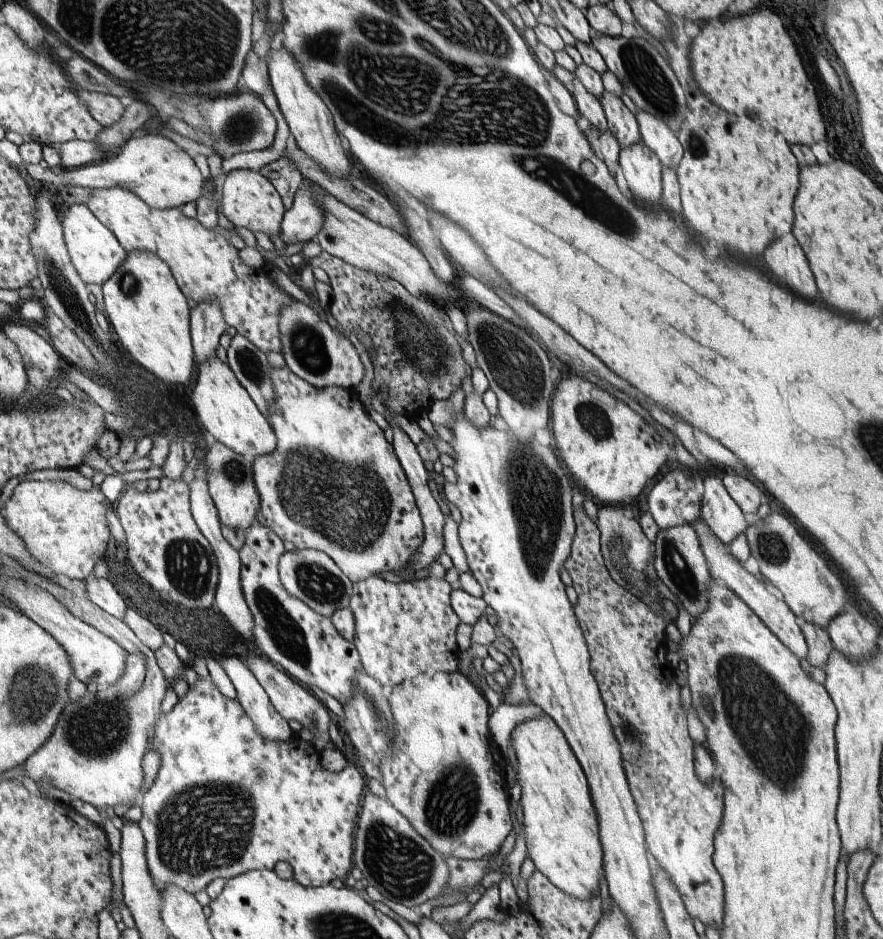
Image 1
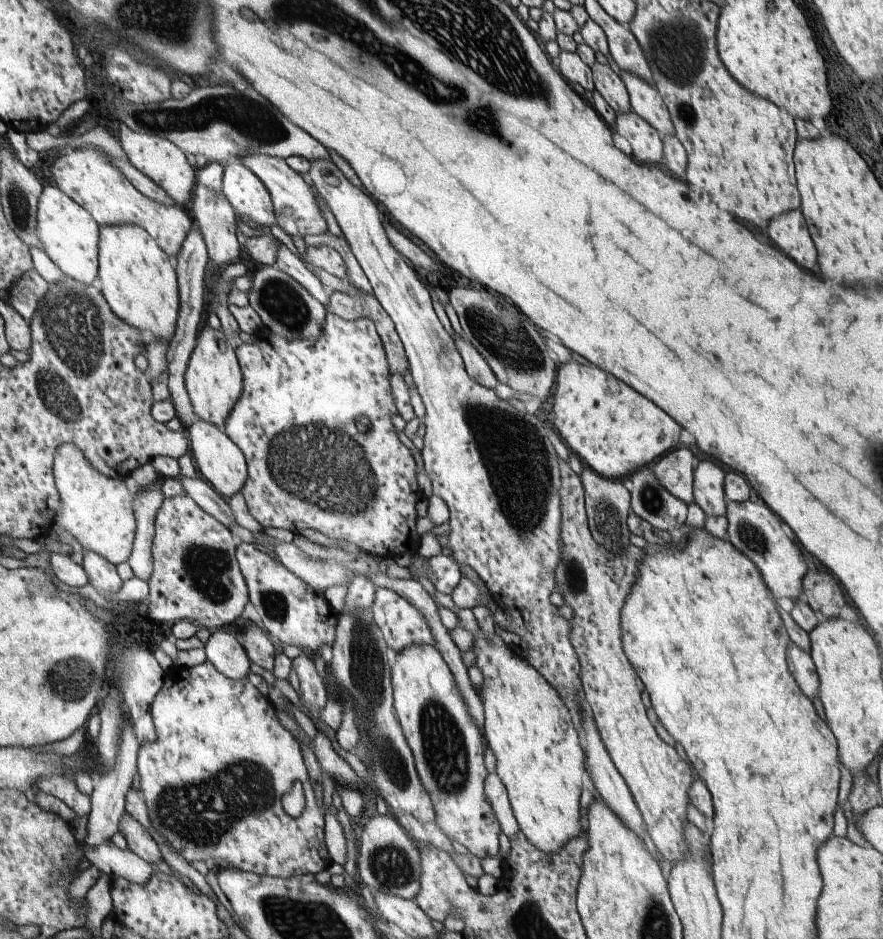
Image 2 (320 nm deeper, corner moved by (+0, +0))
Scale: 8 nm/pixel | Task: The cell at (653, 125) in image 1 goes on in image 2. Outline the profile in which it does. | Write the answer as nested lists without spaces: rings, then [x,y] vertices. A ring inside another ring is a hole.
[[[622,70],[621,79],[628,91],[632,110],[653,126],[662,137],[674,135],[675,128],[669,110],[657,88],[630,71]]]

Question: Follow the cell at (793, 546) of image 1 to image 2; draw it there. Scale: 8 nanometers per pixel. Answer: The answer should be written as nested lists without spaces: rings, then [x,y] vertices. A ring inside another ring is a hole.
[[[748,499],[742,502],[727,501],[725,517],[727,518],[727,539],[759,568],[772,598],[798,600],[802,597],[802,579],[809,570],[806,556],[803,555],[802,548],[796,546],[786,536],[784,528],[780,528],[780,517],[776,518],[768,505],[756,504]]]

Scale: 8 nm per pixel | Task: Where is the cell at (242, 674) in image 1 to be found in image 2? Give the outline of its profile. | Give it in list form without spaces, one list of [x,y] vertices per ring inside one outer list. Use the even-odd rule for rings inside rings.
[[[222,628],[212,631],[204,650],[207,660],[228,678],[244,678],[250,672],[251,661],[244,647]]]

